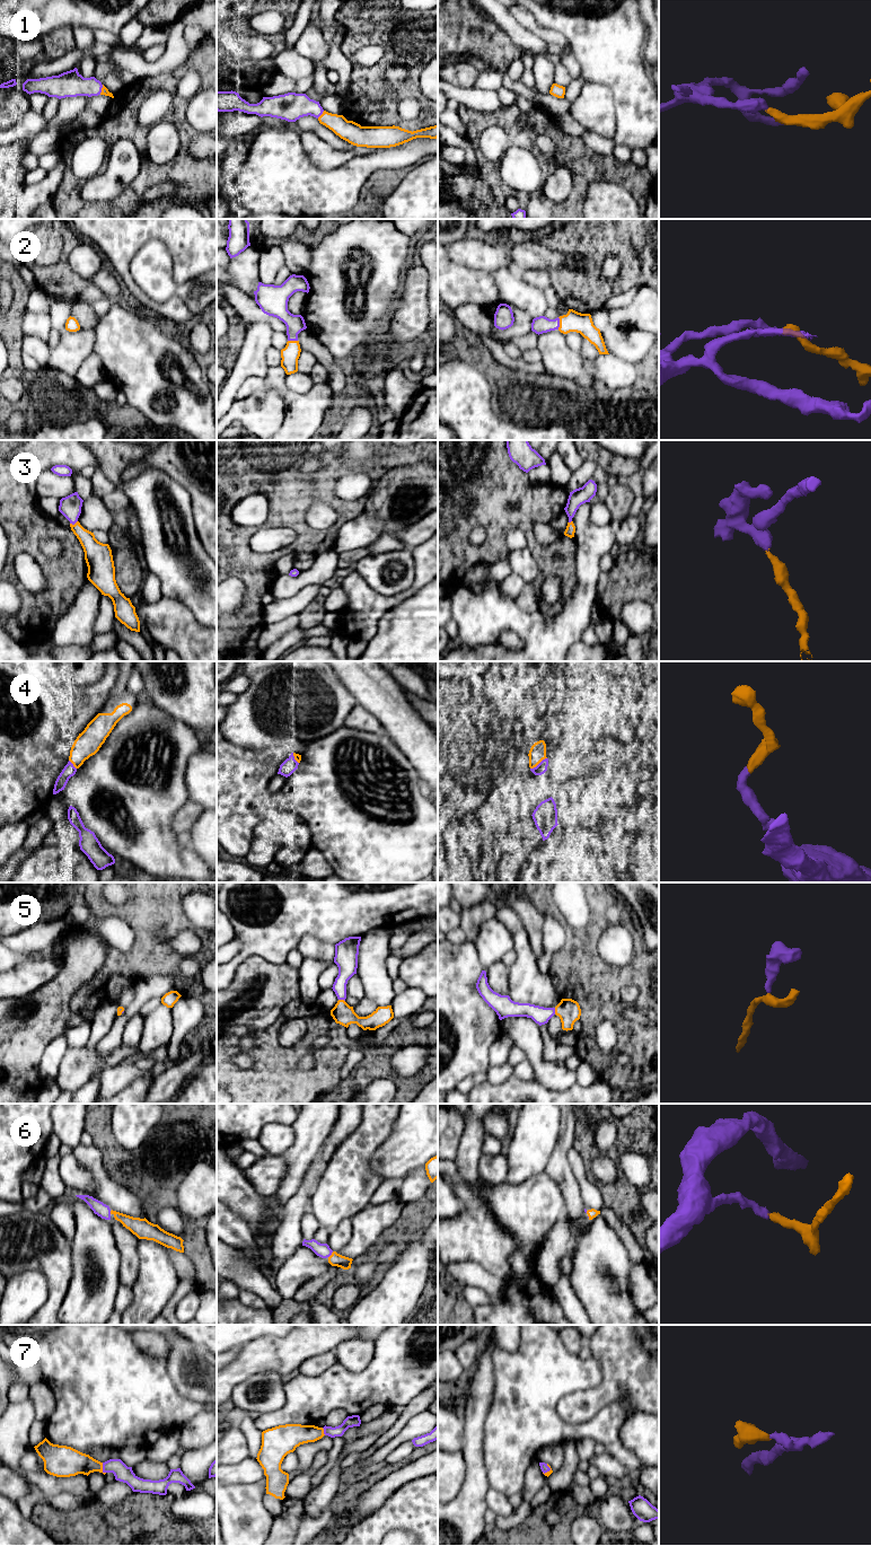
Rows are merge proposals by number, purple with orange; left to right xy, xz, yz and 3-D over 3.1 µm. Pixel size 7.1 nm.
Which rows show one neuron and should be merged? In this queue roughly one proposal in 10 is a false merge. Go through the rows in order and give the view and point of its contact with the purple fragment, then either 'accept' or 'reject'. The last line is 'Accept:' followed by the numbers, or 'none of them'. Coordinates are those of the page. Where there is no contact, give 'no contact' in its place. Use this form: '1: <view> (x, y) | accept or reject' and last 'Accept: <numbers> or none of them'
1: xy (100, 89) | accept
2: yz (559, 323) | accept
3: xy (73, 524) | accept
4: yz (539, 763) | accept
5: xz (342, 999) | accept
6: xz (331, 1254) | accept
7: xy (103, 1468) | accept
Accept: 1, 2, 3, 4, 5, 6, 7

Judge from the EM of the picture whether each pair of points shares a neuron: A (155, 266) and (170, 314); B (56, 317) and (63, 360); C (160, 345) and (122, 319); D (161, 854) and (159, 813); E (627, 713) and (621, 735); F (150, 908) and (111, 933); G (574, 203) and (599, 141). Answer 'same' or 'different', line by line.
A: different
B: same
C: same
D: same
E: same
F: different
G: different

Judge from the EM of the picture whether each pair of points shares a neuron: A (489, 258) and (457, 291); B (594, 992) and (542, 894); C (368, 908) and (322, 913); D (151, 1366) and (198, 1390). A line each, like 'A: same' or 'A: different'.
A: different
B: same
C: same
D: different

